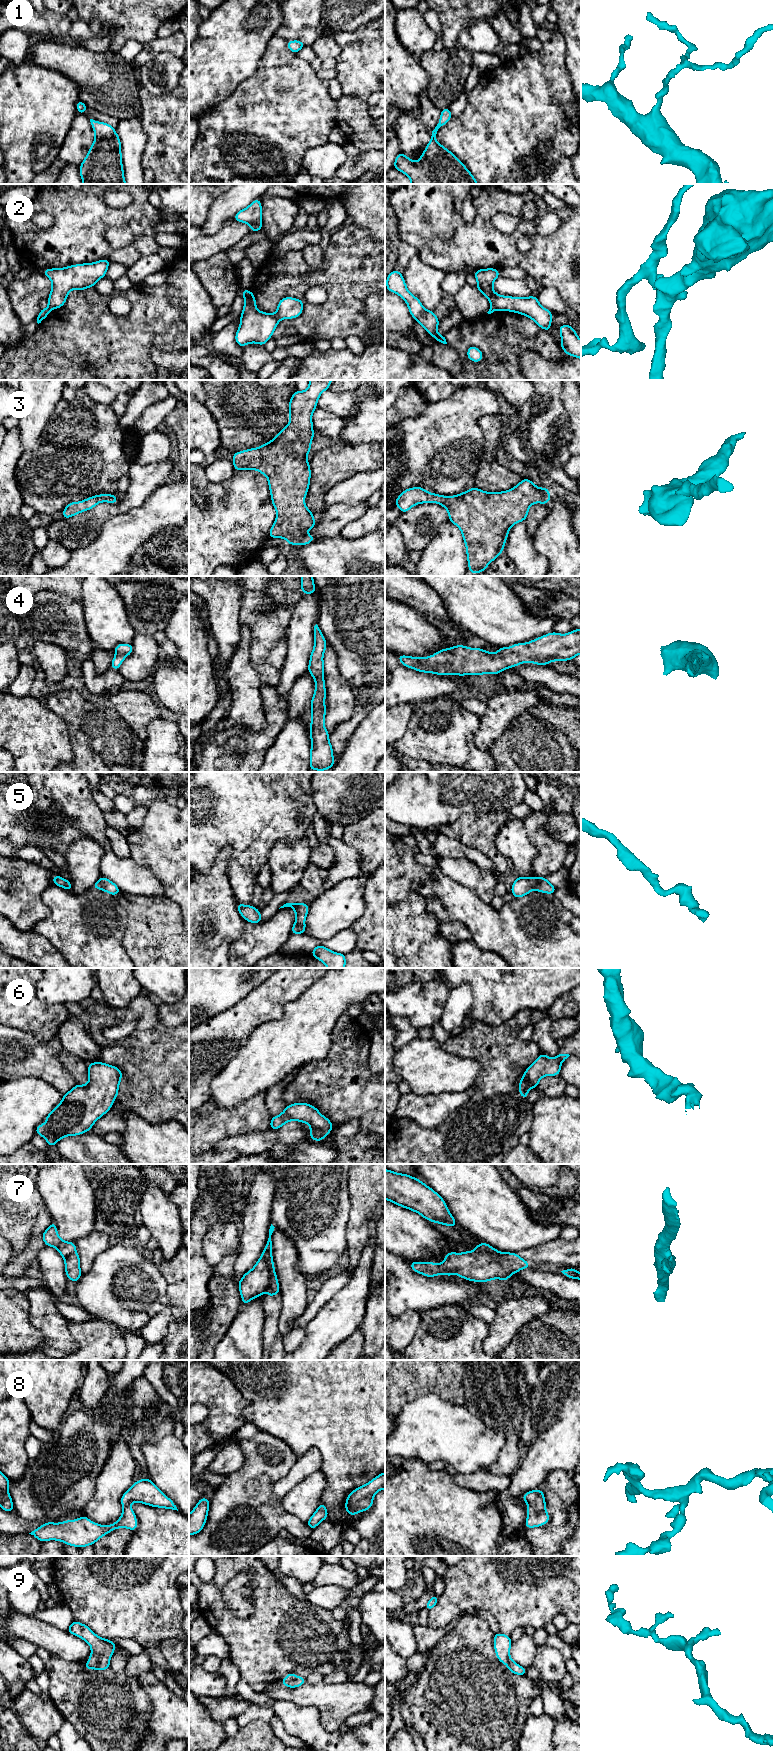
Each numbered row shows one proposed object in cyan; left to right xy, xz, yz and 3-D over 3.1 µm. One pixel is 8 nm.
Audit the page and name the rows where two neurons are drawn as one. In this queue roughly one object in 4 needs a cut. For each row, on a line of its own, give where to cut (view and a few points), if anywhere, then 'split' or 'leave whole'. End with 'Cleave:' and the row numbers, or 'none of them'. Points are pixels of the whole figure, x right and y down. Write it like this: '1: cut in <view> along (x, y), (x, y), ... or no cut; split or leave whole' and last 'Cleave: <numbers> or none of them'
1: no cut; leave whole
2: cut in xy along (48, 306), (51, 309); split
3: no cut; leave whole
4: no cut; leave whole
5: no cut; leave whole
6: no cut; leave whole
7: cut in xz along (264, 1251), (268, 1257), (270, 1269), (270, 1283), (268, 1287); split
8: no cut; leave whole
9: no cut; leave whole
Cleave: 2, 7

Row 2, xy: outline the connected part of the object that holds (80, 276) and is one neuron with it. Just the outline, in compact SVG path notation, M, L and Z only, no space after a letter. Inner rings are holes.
M106 258L93 263L44 269L43 274L52 282L48 307L51 310L61 308L67 300L68 293L73 289L83 291L94 287L99 279L105 277L109 264L109 259Z

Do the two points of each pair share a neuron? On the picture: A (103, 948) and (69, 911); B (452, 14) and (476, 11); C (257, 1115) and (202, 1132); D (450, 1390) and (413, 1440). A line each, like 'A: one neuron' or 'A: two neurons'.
A: one neuron
B: one neuron
C: one neuron
D: two neurons

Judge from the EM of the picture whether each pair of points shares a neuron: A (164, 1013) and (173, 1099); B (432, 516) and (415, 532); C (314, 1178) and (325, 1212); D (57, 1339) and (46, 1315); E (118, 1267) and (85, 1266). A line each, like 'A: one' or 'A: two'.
A: two
B: one
C: one
D: one
E: two

